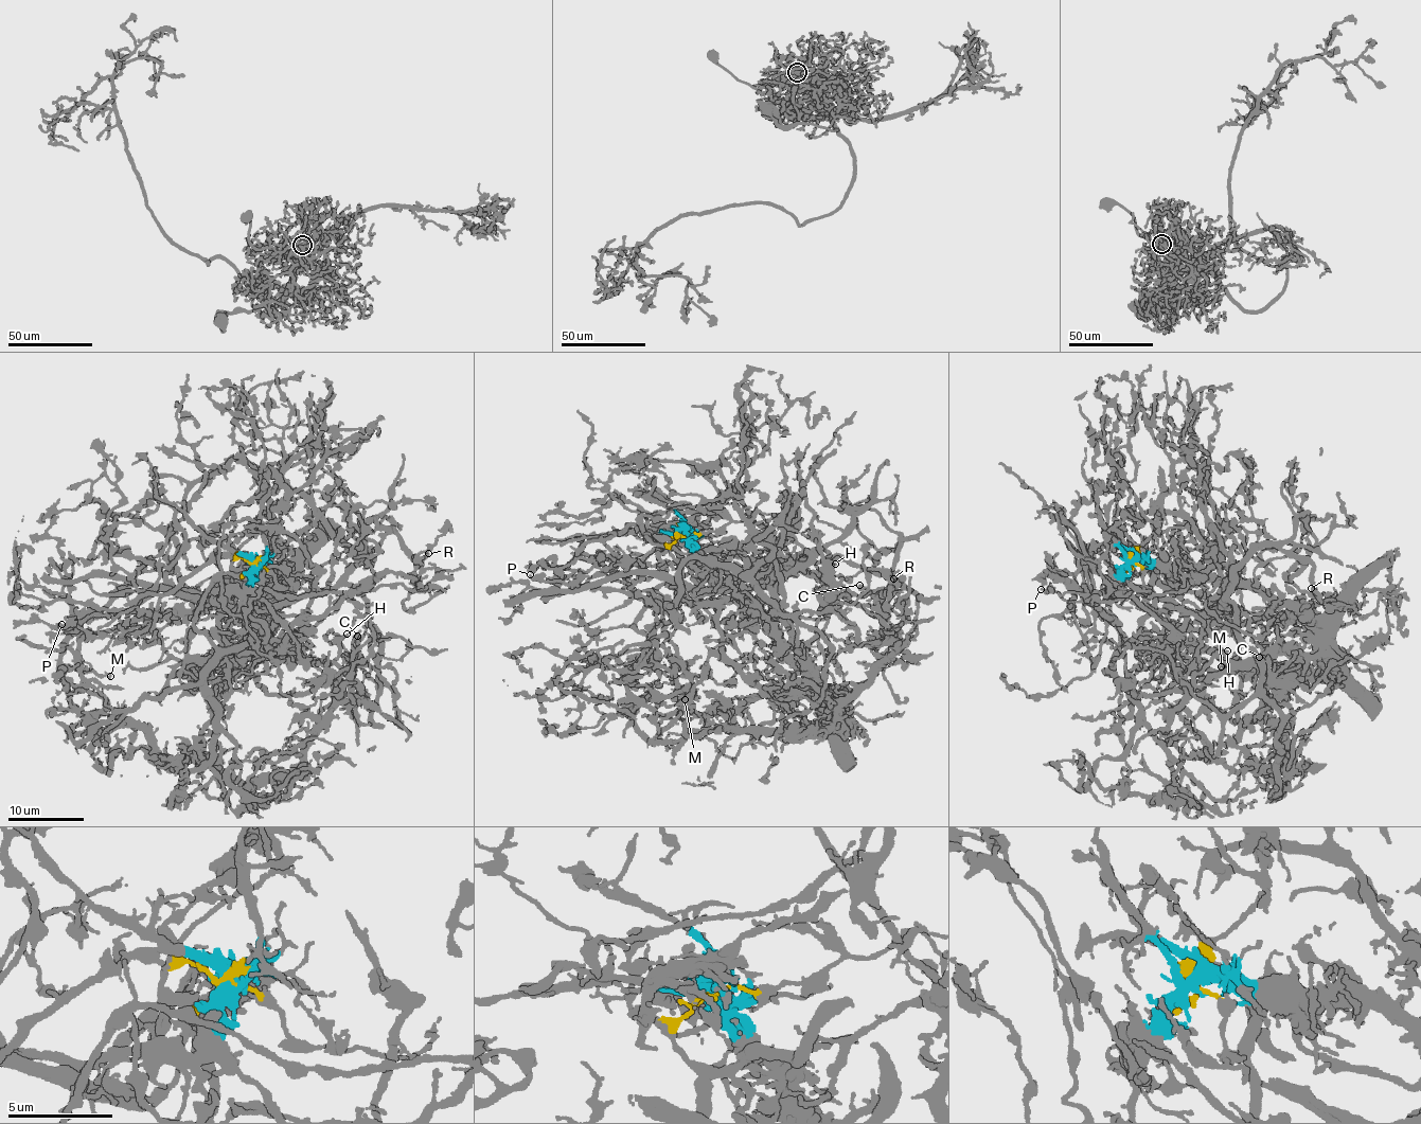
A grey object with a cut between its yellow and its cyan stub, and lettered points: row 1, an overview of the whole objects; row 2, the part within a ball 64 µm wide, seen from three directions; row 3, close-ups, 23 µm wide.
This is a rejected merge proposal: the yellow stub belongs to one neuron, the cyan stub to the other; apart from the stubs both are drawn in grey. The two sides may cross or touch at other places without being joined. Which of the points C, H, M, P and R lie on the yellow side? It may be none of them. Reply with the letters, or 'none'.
P, R

